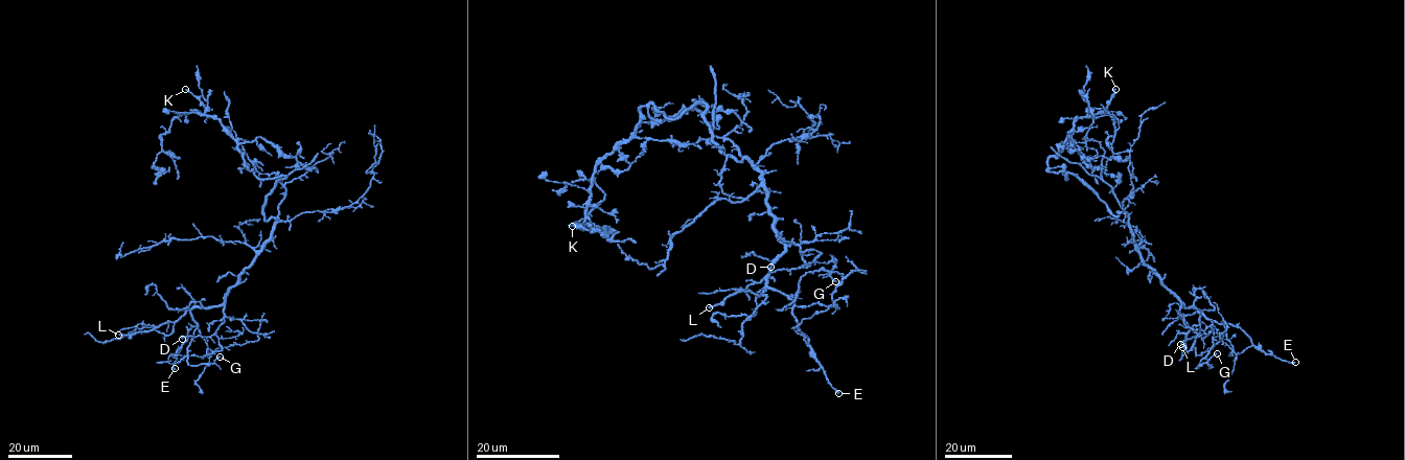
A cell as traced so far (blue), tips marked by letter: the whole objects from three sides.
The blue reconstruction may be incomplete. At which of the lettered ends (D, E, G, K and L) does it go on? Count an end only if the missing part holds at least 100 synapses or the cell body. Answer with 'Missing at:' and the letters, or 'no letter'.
Missing at: no letter

